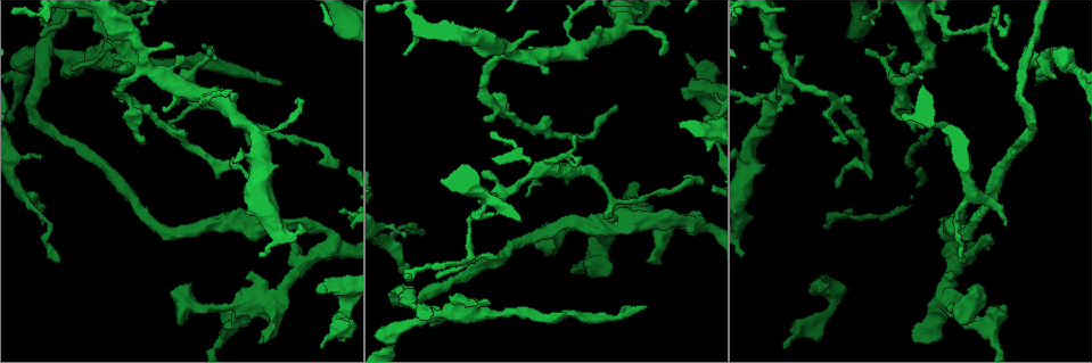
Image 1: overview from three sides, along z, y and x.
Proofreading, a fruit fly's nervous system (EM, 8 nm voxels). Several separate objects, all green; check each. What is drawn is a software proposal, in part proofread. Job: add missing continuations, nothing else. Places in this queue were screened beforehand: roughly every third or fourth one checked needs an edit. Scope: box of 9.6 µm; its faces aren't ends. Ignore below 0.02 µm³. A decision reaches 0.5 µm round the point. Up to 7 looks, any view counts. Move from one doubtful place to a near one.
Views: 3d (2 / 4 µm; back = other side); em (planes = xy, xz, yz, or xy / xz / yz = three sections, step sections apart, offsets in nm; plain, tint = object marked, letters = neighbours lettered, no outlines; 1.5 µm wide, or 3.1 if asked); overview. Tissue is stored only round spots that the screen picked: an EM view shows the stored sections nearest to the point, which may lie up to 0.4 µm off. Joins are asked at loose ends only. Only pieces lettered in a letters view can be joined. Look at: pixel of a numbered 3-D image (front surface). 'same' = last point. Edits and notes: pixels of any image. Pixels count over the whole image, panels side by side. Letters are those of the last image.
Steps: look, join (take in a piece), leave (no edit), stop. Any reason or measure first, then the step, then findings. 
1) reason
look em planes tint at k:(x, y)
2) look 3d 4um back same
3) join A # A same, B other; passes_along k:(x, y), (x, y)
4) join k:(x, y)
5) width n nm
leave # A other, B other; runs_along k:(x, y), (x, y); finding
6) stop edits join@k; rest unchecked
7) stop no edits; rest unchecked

thin end
look 3d 4um at 1:(1005, 16)

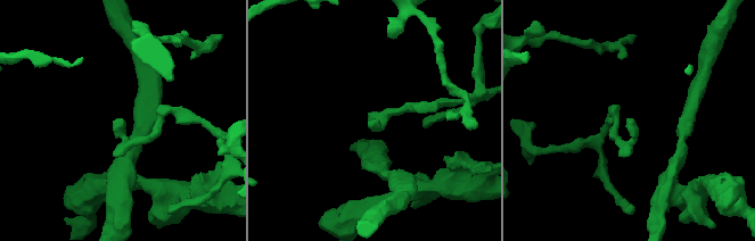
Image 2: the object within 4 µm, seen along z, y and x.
look em planes plain at 2:(123, 121)

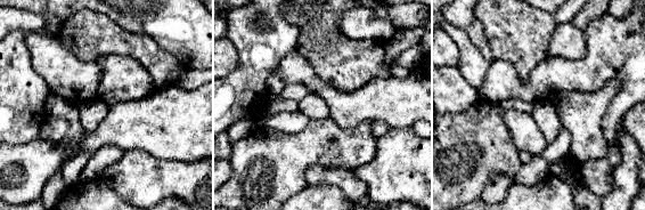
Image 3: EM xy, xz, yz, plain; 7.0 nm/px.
look em planes letters same

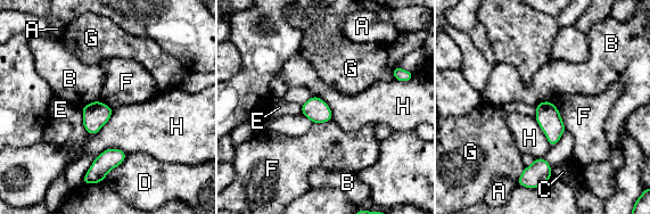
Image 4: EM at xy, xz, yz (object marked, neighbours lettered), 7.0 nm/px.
width 170 nm; longest_contact H 260 nm
leave # A other, B other, C other, D other, E other, F other, G other, H other; none of them fits

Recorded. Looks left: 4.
an open end
look 3d 4um at 1:(477, 303)

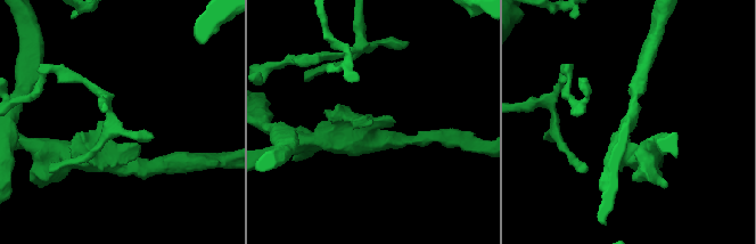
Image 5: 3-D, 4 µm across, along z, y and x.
look em planes letters at 5:(372, 121)

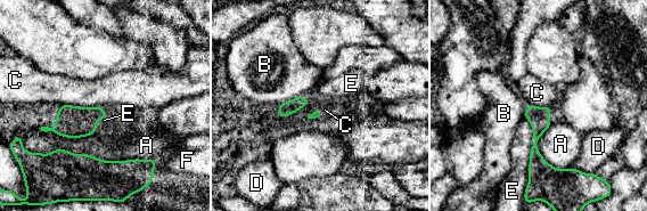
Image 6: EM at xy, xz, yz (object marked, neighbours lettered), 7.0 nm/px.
leave # A other, B other, C other, D other, E other, F other; runs_along 6:(530, 108), (537, 116), (535, 175); none of them fits

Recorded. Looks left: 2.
branch stops here
look em yz step 8 letters at 1:(634, 181)

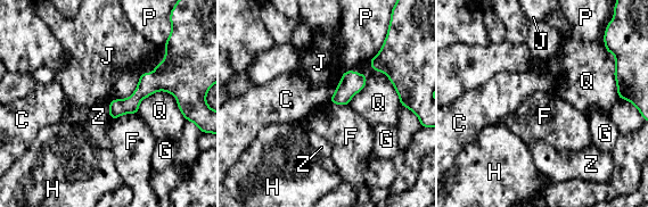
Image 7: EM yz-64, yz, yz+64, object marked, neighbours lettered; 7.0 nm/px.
leave # C other, F other, G other, H other, J other, P other, Q other, Z other; runs_along 7:(174, 91), (148, 85), (112, 115); no lettered piece goes on from it

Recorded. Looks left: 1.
stop no edits; rest unchecked

